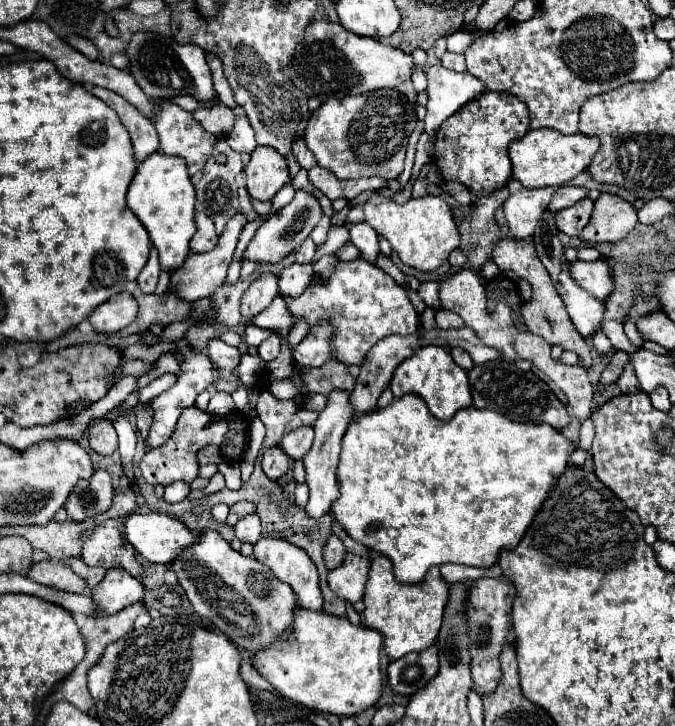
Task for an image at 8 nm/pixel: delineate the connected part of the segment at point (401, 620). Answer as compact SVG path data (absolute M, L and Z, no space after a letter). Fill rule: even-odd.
M376 556L370 566L370 578L366 582L362 622L366 628L374 628L384 634L384 650L392 660L396 660L408 652L422 652L434 644L442 626L446 602L448 582L442 578L436 566L430 568L422 584L402 584L392 572L390 558Z

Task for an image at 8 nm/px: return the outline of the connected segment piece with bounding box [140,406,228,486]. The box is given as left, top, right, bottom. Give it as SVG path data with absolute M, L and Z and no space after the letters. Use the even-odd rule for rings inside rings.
M196 406L186 408L176 424L174 436L170 436L170 440L164 444L164 448L156 448L156 450L150 450L144 454L144 458L140 462L144 480L148 484L162 484L162 486L168 486L176 480L192 482L198 476L198 458L196 458L198 450L208 444L220 444L226 430L228 430L228 426L222 418L216 418Z

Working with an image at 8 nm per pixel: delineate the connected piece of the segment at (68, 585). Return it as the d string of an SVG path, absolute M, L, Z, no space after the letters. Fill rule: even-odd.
M52 560L34 564L28 570L28 578L38 584L44 584L44 586L50 586L56 590L64 590L64 592L82 594L86 590L86 582L78 574L74 574L70 566L64 566L60 562L52 562Z

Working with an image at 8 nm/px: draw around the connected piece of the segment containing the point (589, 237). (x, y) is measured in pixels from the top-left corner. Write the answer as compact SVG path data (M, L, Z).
M600 194L600 198L594 202L592 218L578 238L590 244L618 242L634 228L636 220L636 210L630 202L622 200L620 196Z

